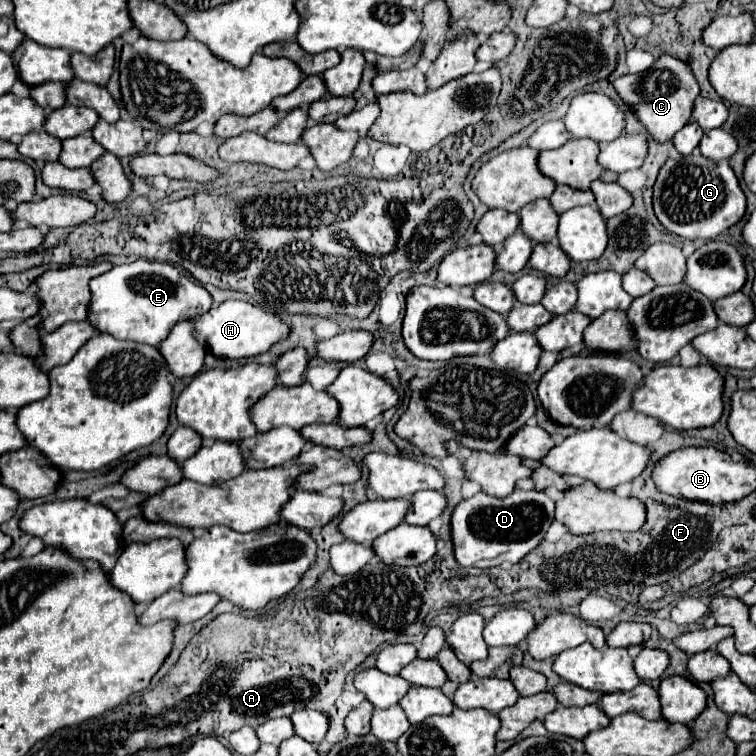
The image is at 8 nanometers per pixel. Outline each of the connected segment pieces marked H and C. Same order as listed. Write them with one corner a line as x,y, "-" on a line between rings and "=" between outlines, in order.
227,300
219,306
211,306
209,312
197,314
189,322
193,324
193,336
201,346
205,346
213,356
229,360
241,360
267,352
271,344
287,336
287,326
277,316
241,300
=
663,54
645,72
617,78
613,86
621,96
621,100
631,106
631,110
635,112
635,116
647,128
647,132
655,142
669,142
675,136
675,132
689,122
693,100
699,96
699,86
691,68
669,54

